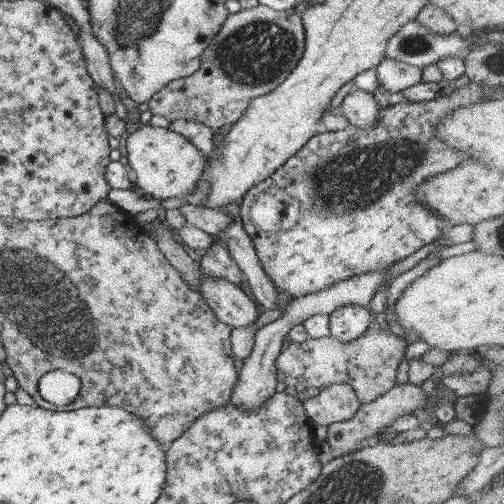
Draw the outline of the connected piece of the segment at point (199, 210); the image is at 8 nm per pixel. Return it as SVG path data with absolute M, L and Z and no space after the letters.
M184 201L179 208L189 225L210 234L214 239L227 230L233 220L228 211L211 210L204 206L192 205Z

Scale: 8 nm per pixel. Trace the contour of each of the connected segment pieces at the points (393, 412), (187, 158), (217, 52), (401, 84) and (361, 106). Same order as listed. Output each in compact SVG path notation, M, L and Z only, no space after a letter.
M407 382L402 386L396 384L395 388L387 391L382 397L375 399L372 403L362 405L357 414L347 422L333 423L327 428L326 441L334 451L335 455L352 453L359 449L359 444L365 438L370 438L378 434L382 428L390 427L390 424L404 416L414 412L416 408L420 408L424 404L424 394L422 394L422 402L418 396L418 387Z
M151 125L142 126L130 134L126 147L128 167L136 174L133 188L142 195L152 196L152 199L183 199L192 193L203 178L203 168L208 160L208 156L202 155L184 136L169 128L156 128Z
M265 5L229 14L222 29L208 44L201 57L200 67L191 76L170 82L148 101L153 116L163 116L172 123L179 119L200 122L216 131L222 126L234 125L246 111L248 104L257 97L269 94L279 86L299 64L305 50L305 33L300 14L294 8L279 12Z
M387 57L377 66L375 72L382 89L389 93L400 93L421 83L421 69Z
M353 88L346 94L339 112L348 120L350 126L372 127L379 116L374 94Z

